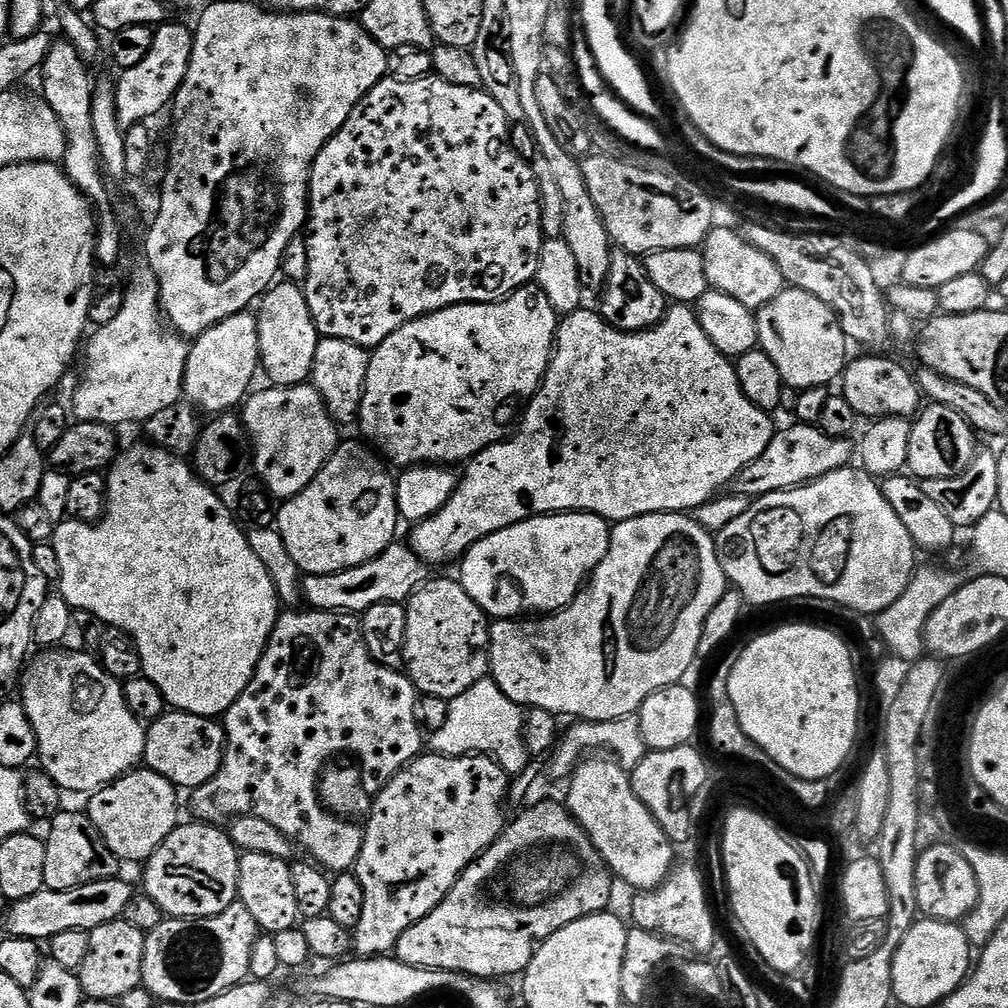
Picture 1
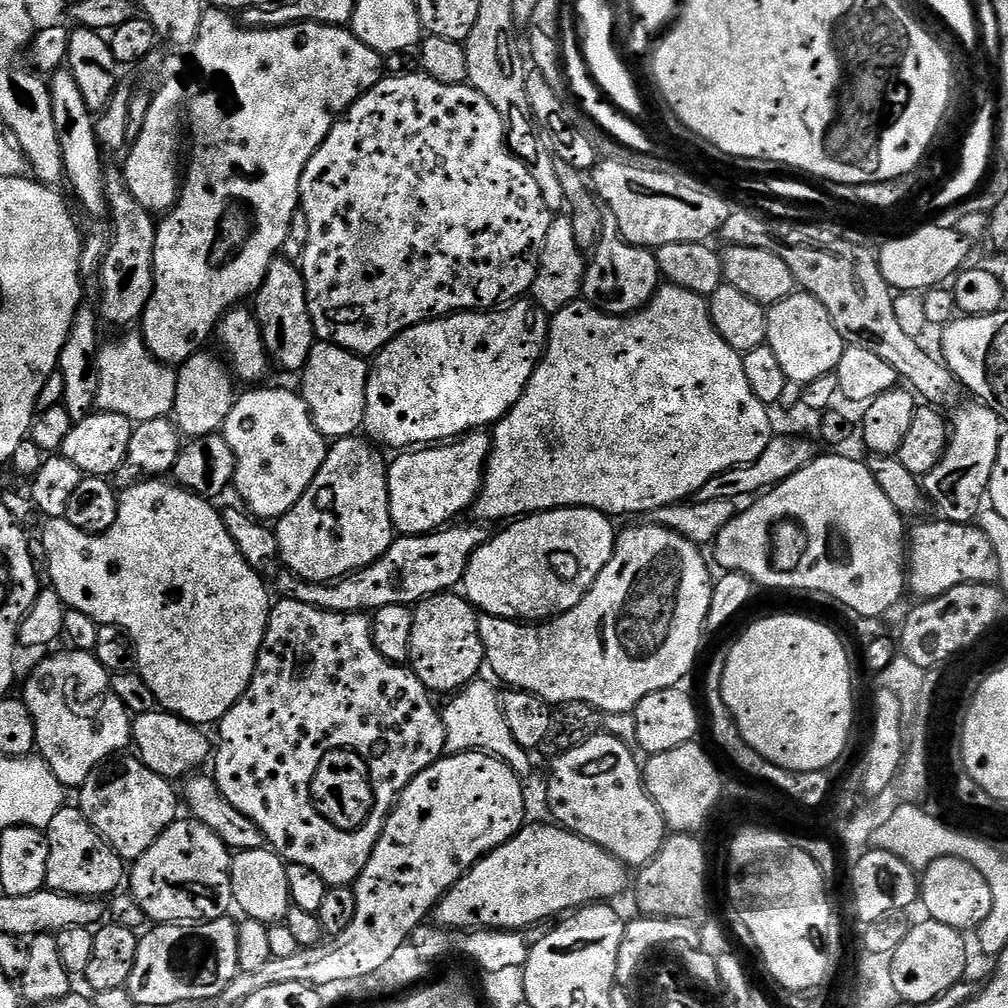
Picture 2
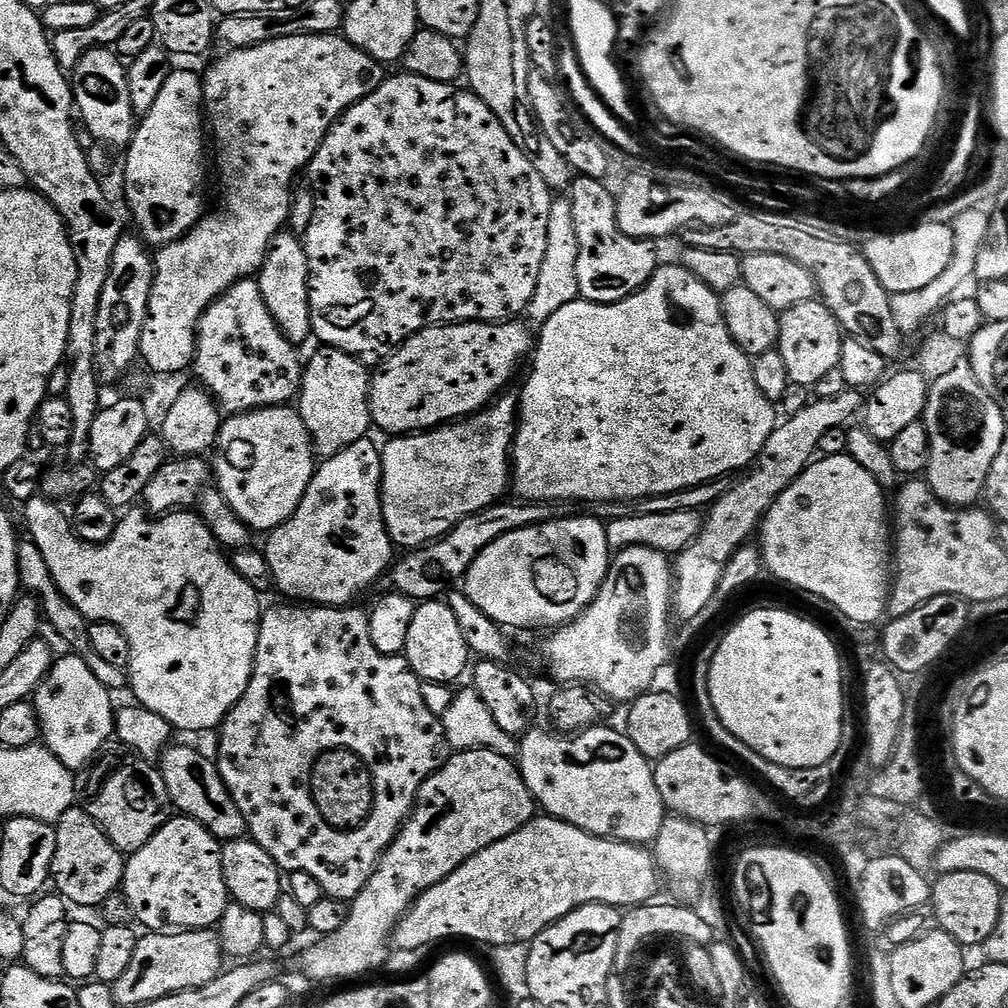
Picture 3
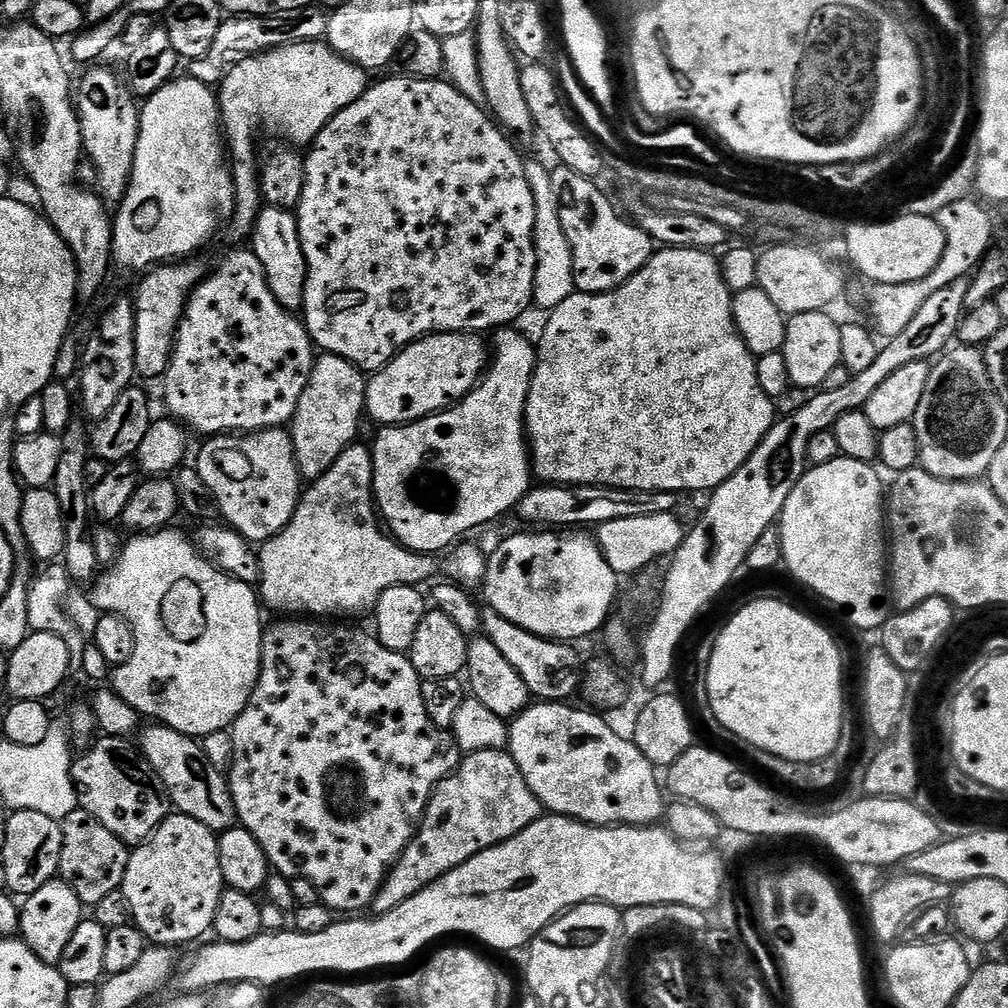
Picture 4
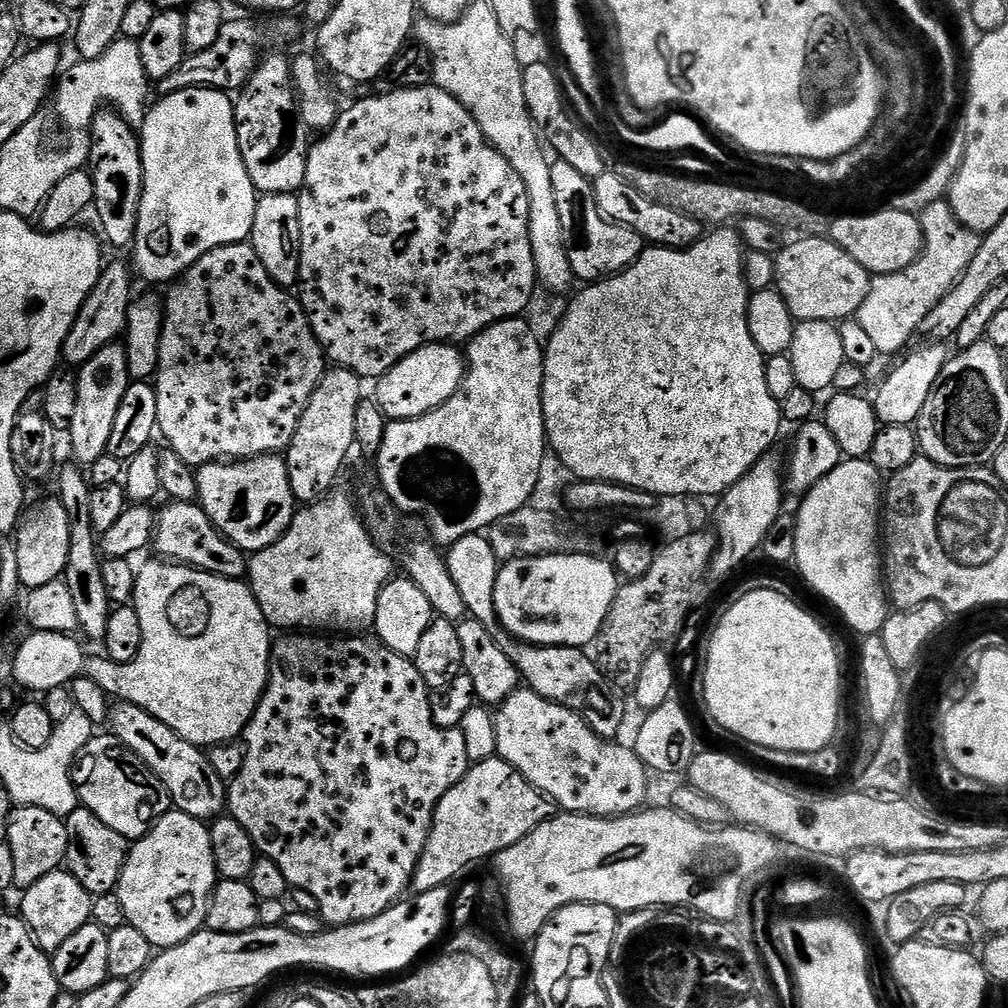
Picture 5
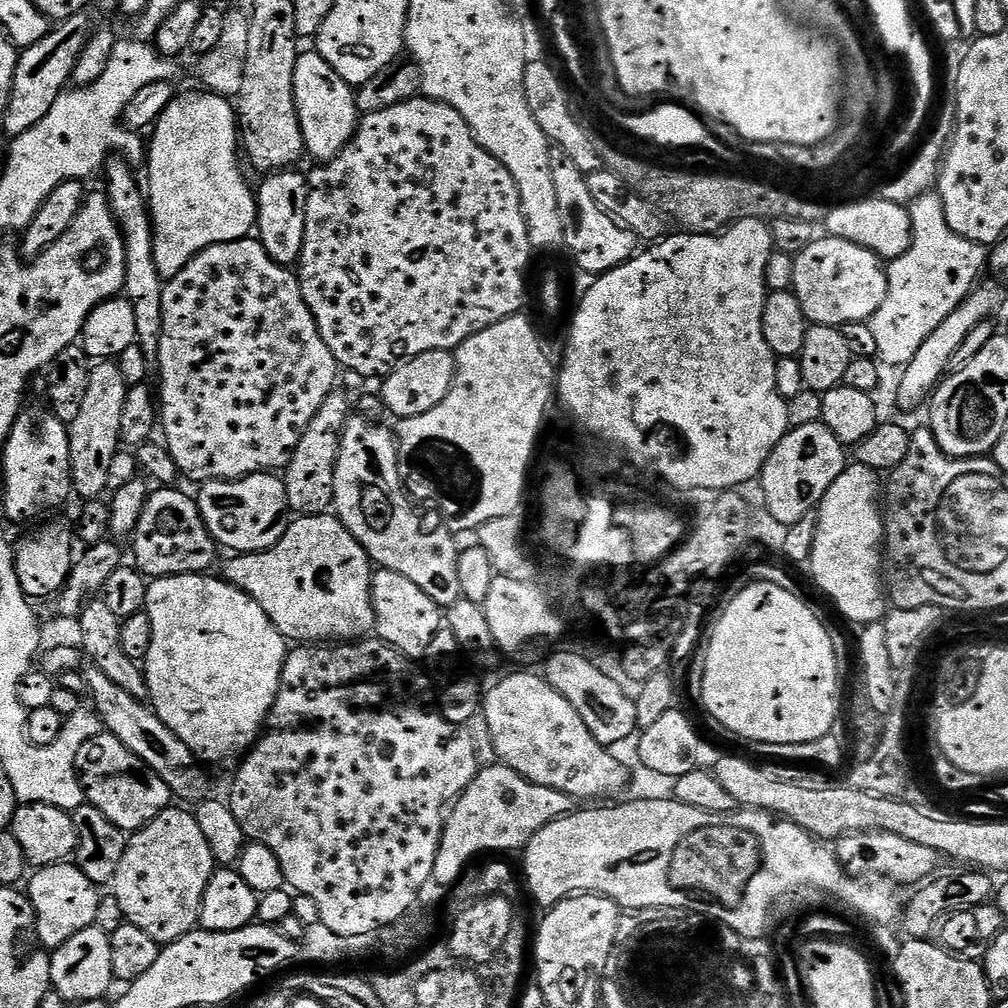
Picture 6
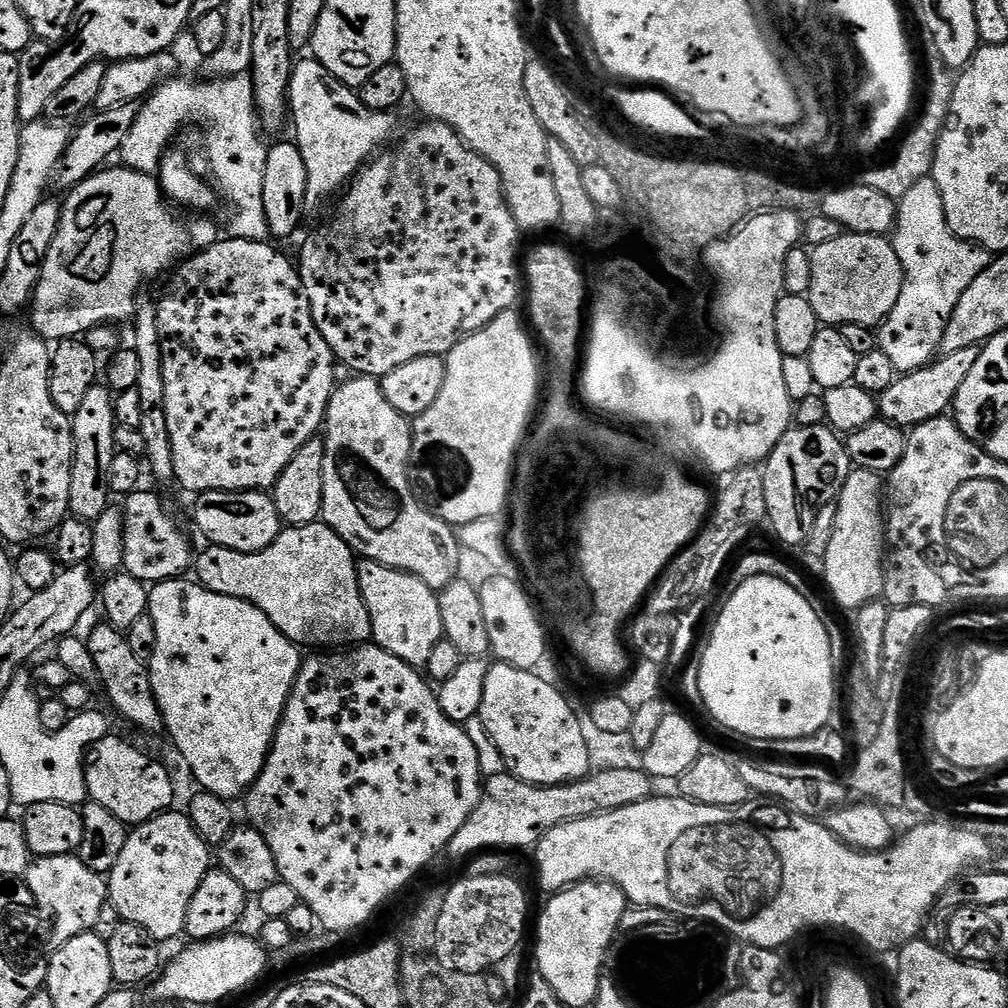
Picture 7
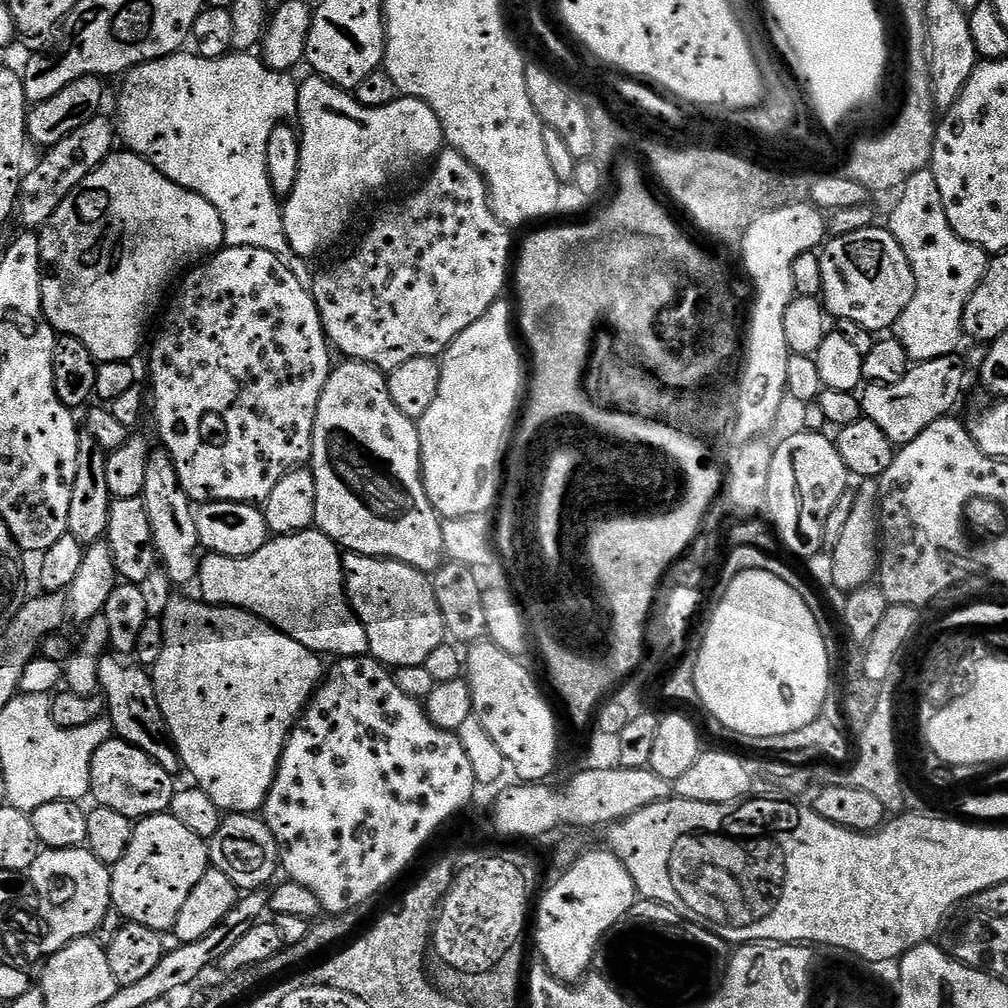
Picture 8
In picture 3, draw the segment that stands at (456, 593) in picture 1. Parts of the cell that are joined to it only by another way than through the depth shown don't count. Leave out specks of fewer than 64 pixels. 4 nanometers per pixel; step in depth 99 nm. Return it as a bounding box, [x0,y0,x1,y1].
[402,598,469,686]

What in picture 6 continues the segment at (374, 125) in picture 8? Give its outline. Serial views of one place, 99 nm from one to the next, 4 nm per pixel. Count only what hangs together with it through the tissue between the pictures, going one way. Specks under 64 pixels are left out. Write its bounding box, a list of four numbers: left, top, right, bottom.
[294,50,358,162]

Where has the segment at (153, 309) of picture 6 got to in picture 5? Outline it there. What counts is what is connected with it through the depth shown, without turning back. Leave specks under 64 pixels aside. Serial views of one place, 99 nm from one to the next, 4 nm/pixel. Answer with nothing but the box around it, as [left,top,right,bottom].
[87,110,144,249]

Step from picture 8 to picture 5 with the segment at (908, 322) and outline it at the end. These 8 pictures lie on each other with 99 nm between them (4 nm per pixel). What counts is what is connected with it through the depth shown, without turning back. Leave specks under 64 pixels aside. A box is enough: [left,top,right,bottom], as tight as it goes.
[855,199,981,357]

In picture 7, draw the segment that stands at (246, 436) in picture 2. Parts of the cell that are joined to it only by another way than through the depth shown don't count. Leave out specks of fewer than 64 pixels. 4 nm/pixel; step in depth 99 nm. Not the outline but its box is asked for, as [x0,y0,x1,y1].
[196,491,282,552]

